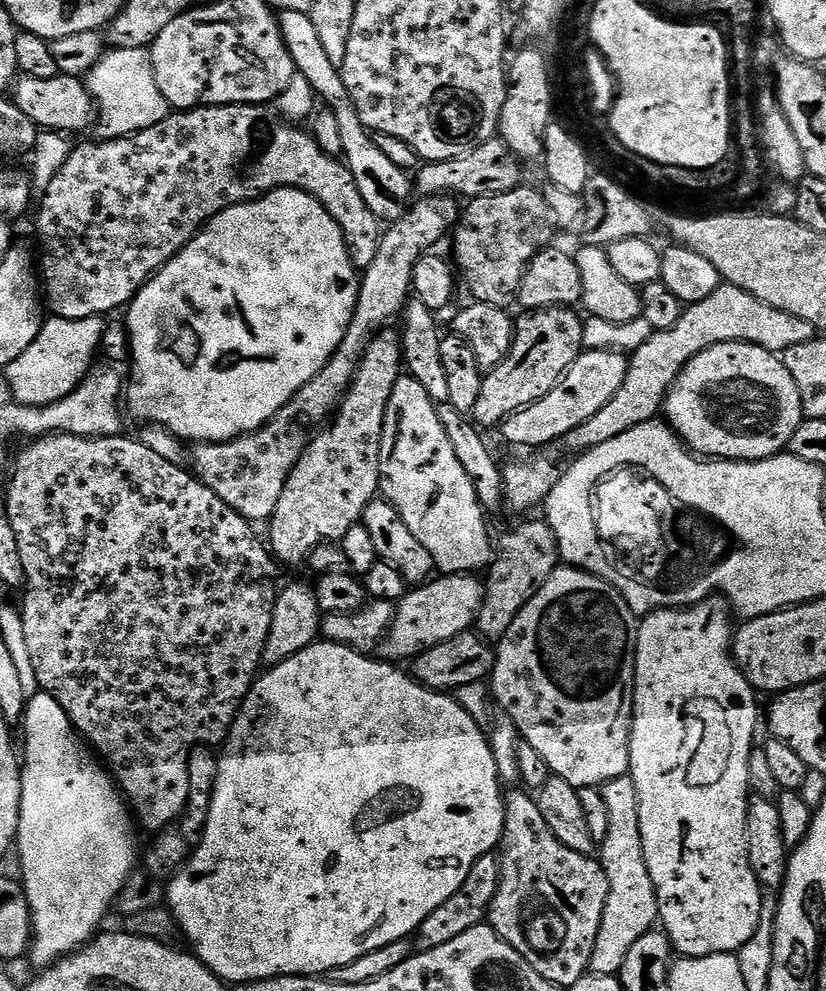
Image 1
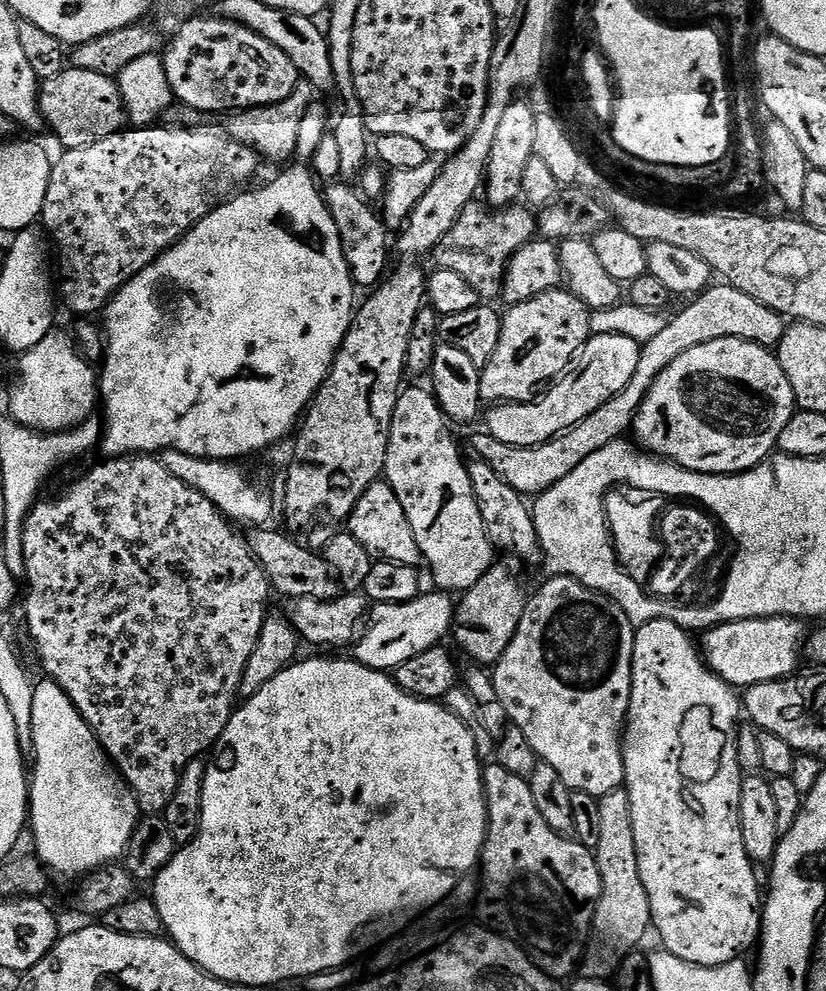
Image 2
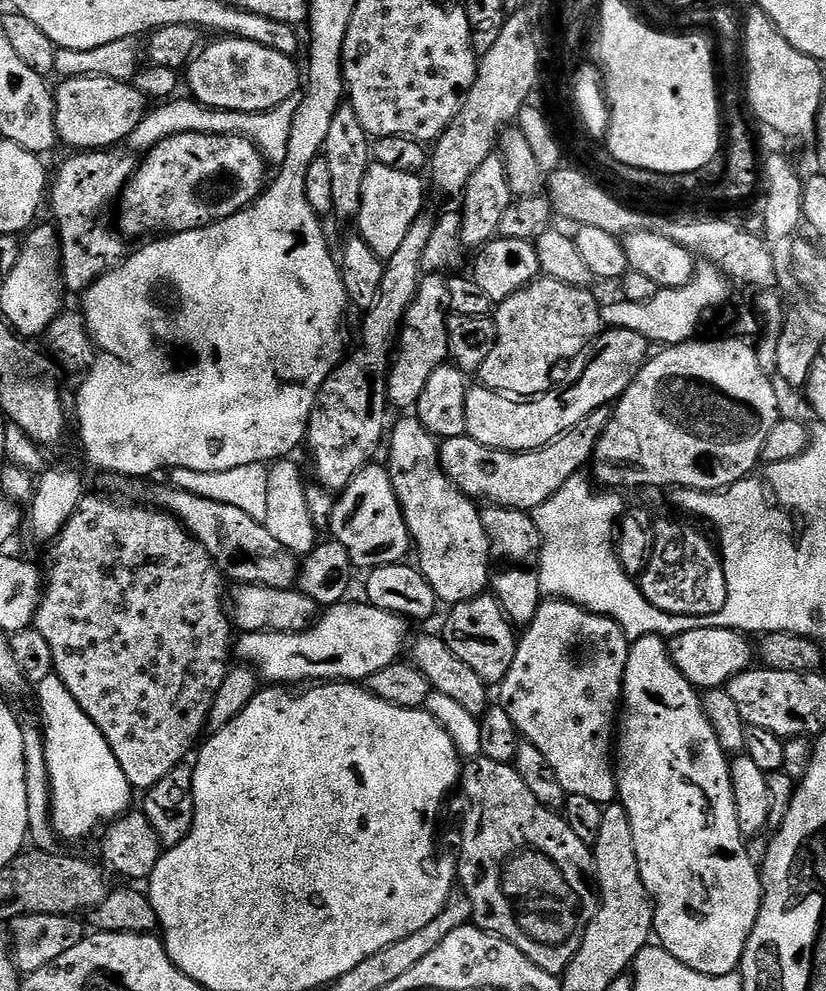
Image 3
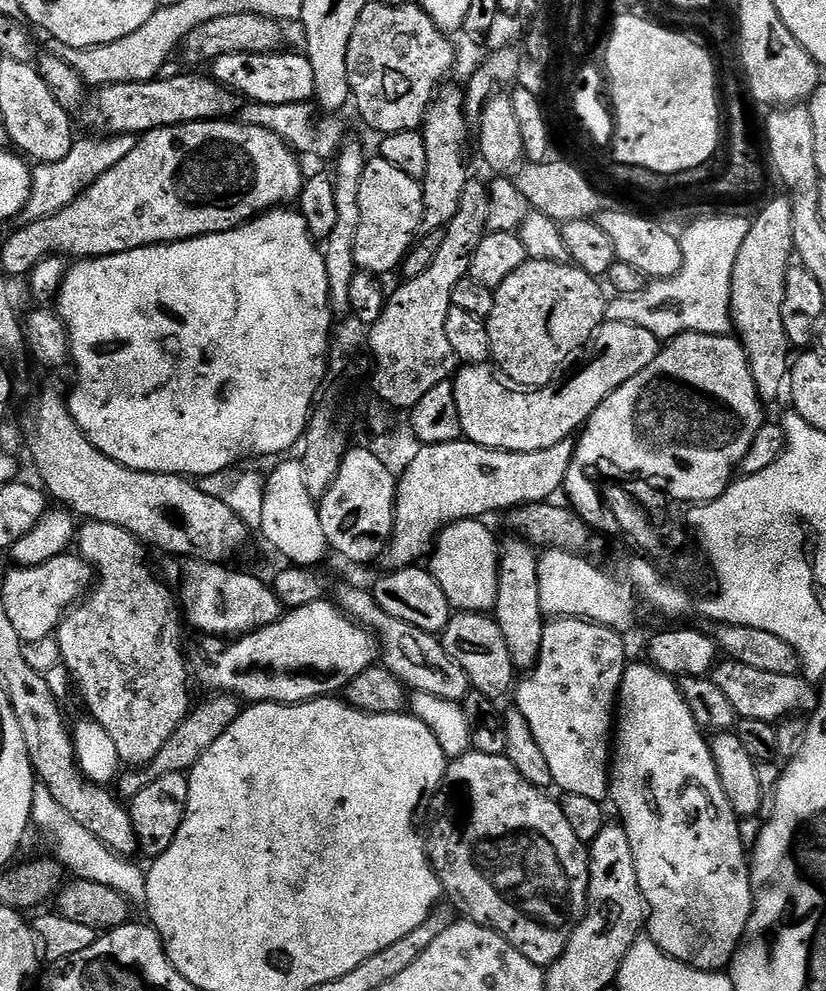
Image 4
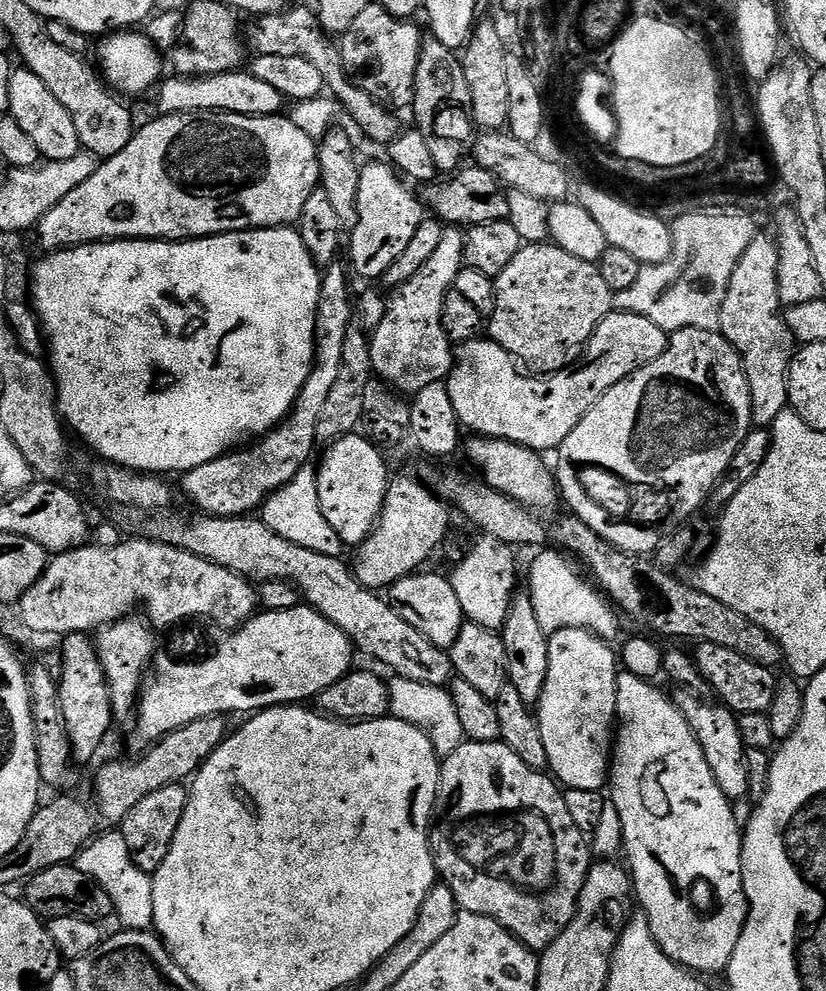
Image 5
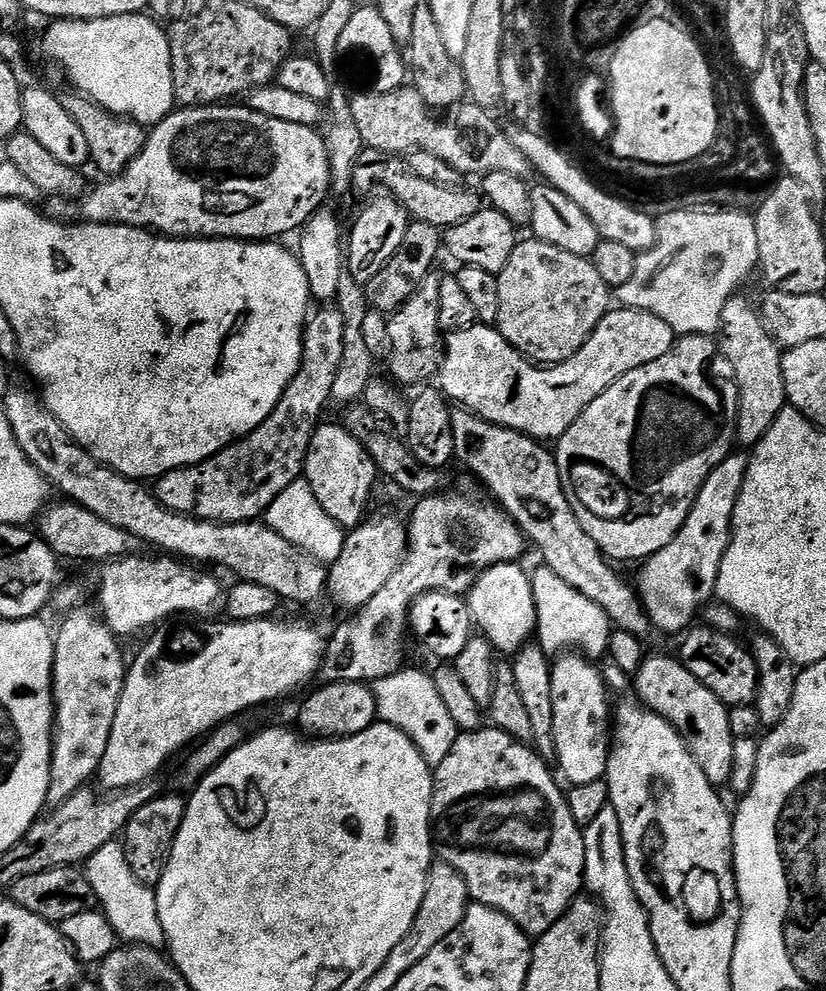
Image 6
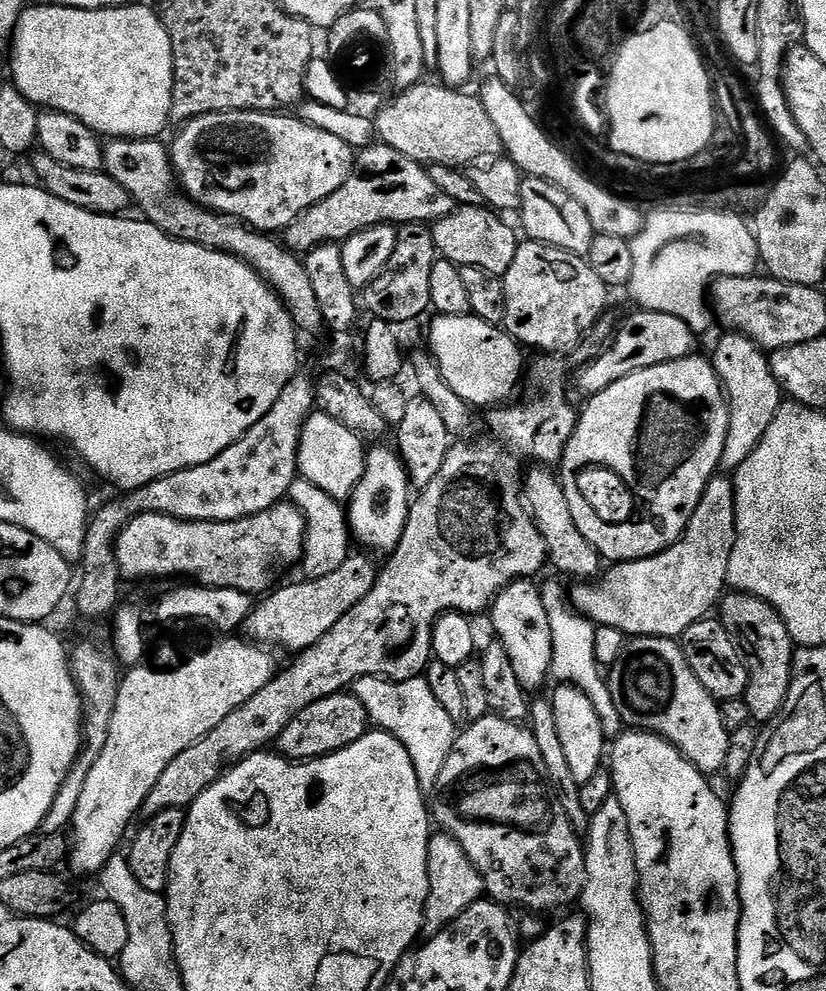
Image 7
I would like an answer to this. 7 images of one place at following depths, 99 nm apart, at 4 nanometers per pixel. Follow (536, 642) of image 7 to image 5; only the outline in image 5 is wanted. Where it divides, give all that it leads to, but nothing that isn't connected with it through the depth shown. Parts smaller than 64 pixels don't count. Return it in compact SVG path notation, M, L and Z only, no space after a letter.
M483 534L477 537L472 544L472 553L461 558L460 565L450 572L450 579L454 586L454 594L458 594L458 602L462 602L465 617L478 626L500 630L508 617L512 598L518 592L515 556L517 553L513 545L503 544L498 538Z

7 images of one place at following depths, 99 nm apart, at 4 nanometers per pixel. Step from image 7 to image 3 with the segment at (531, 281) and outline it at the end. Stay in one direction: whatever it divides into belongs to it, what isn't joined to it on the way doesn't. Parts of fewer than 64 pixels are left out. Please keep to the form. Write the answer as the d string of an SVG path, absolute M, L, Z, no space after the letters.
M541 278L535 280L534 283L526 285L522 290L518 290L518 294L510 294L510 298L506 298L501 304L495 305L494 319L496 322L496 341L494 342L494 350L490 350L490 354L486 357L486 362L482 362L482 366L478 369L479 383L486 388L493 388L495 392L503 392L513 398L539 398L553 387L552 371L559 366L563 360L572 360L584 347L587 349L589 345L595 341L596 337L602 331L602 304L591 296L588 288L579 288L572 286L566 282L558 282L557 280L549 280Z

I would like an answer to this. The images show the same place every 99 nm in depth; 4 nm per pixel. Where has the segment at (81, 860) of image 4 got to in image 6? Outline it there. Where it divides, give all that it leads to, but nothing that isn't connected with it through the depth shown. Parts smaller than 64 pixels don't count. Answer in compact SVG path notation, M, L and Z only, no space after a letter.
M123 843L102 846L102 850L86 861L82 871L94 890L97 905L124 944L143 944L145 948L159 949L165 943L162 922L158 918L156 893L149 885L134 878L134 870L130 870L130 862L126 862Z

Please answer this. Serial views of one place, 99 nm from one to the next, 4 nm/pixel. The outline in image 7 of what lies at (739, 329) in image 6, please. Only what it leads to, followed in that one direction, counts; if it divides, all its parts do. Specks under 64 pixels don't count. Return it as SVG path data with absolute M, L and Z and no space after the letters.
M729 331L724 335L728 336L717 342L716 353L711 353L710 359L720 383L724 385L728 402L726 446L722 446L720 468L732 474L742 466L742 462L746 462L746 458L750 458L750 454L754 454L766 430L770 430L770 422L774 422L782 403L782 389L770 370L768 356L756 343L739 332Z

